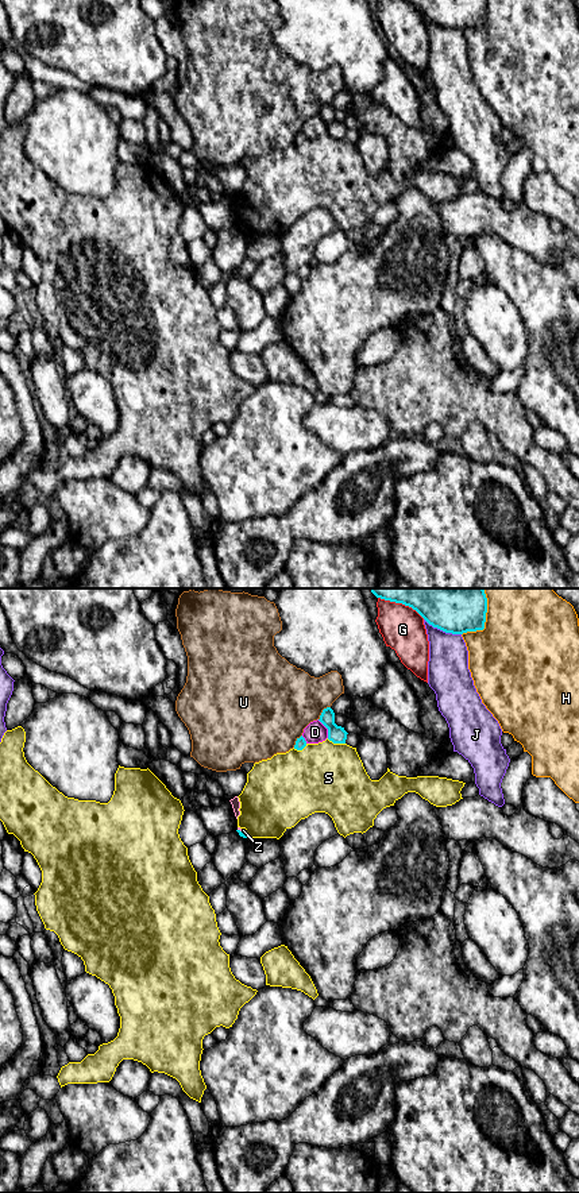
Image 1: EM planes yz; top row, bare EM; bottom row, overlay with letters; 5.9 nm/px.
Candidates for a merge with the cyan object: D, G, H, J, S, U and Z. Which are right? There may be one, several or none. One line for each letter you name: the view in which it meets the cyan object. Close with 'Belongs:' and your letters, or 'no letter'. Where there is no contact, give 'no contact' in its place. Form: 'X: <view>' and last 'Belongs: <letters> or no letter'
Belongs: no letter

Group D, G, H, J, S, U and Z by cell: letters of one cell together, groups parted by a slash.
D / G / H / J / S Z / U

